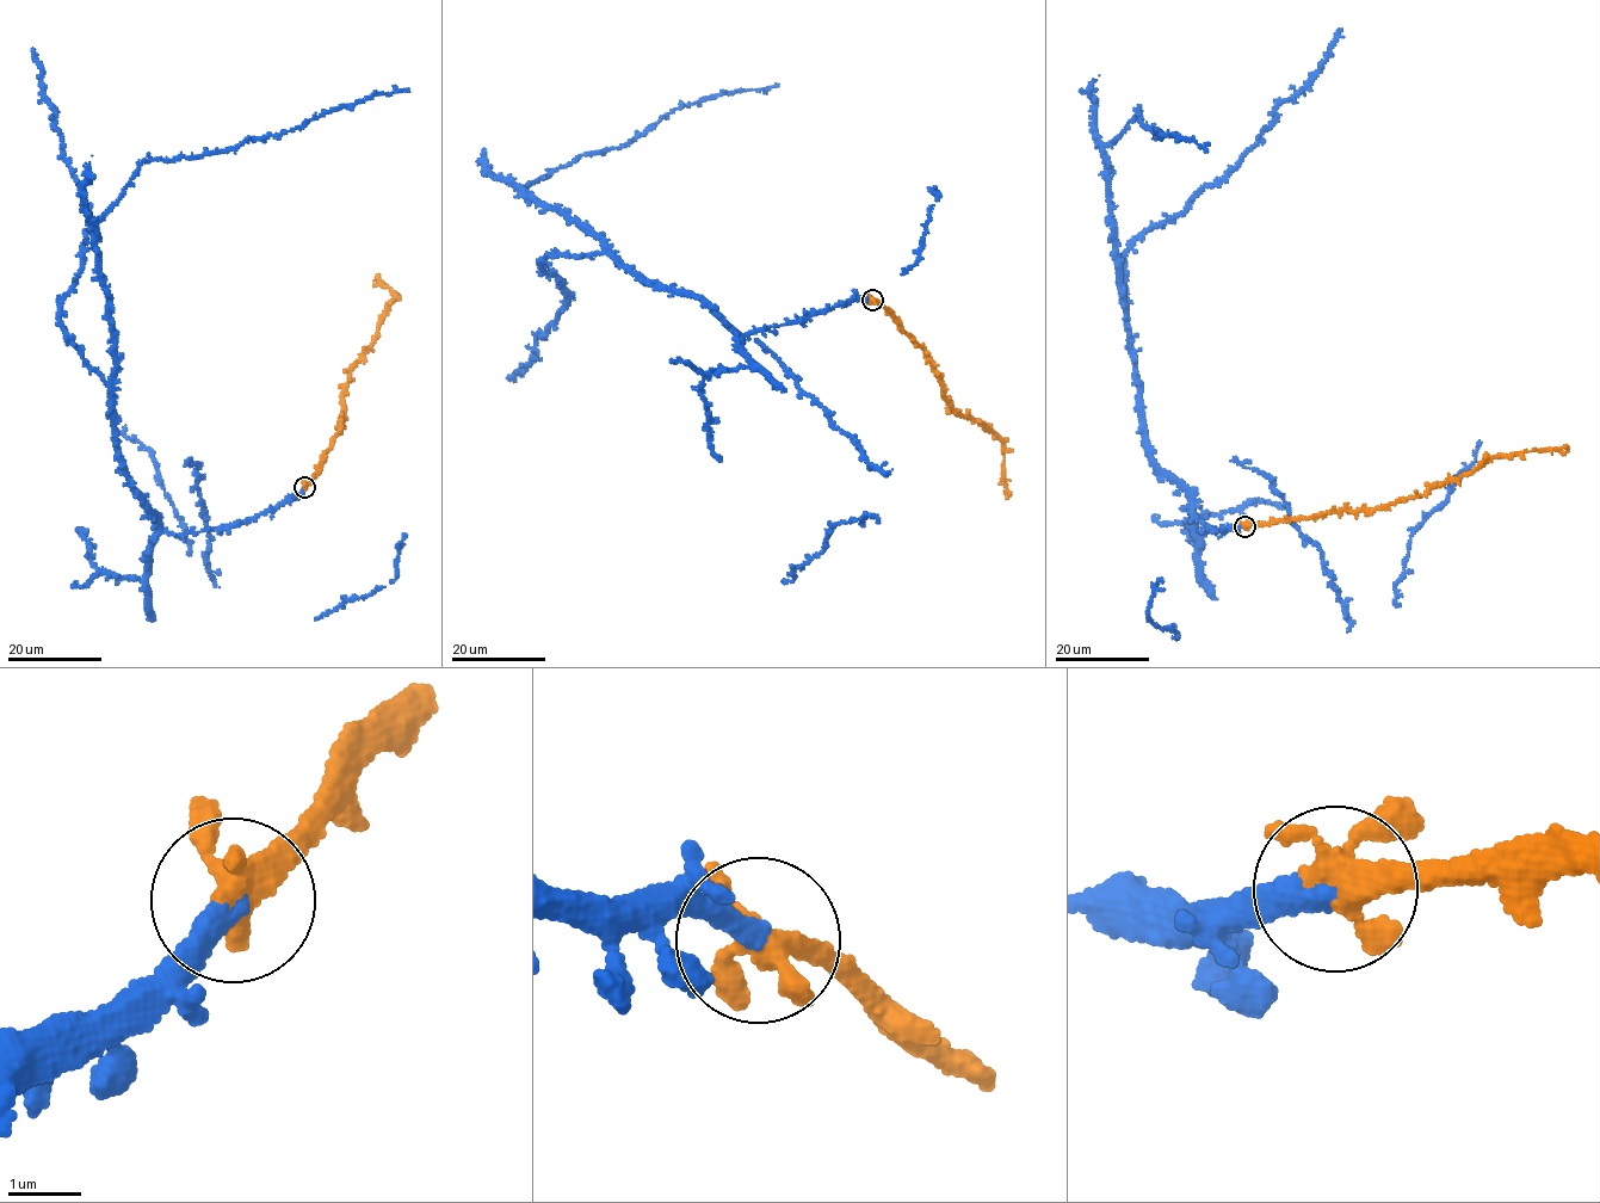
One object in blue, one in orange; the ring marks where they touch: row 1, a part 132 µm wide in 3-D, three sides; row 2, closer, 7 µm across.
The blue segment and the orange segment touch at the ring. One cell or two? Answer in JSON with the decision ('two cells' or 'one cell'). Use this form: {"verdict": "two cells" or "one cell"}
{"verdict": "one cell"}

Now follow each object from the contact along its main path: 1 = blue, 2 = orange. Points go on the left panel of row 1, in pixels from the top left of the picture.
1: (306, 486), (249, 519), (173, 535), (161, 529), (121, 455), (97, 223), (142, 162), (228, 149), (409, 90)
2: (306, 486), (340, 427), (340, 399), (351, 369), (369, 350), (394, 296), (376, 276), (375, 281)

